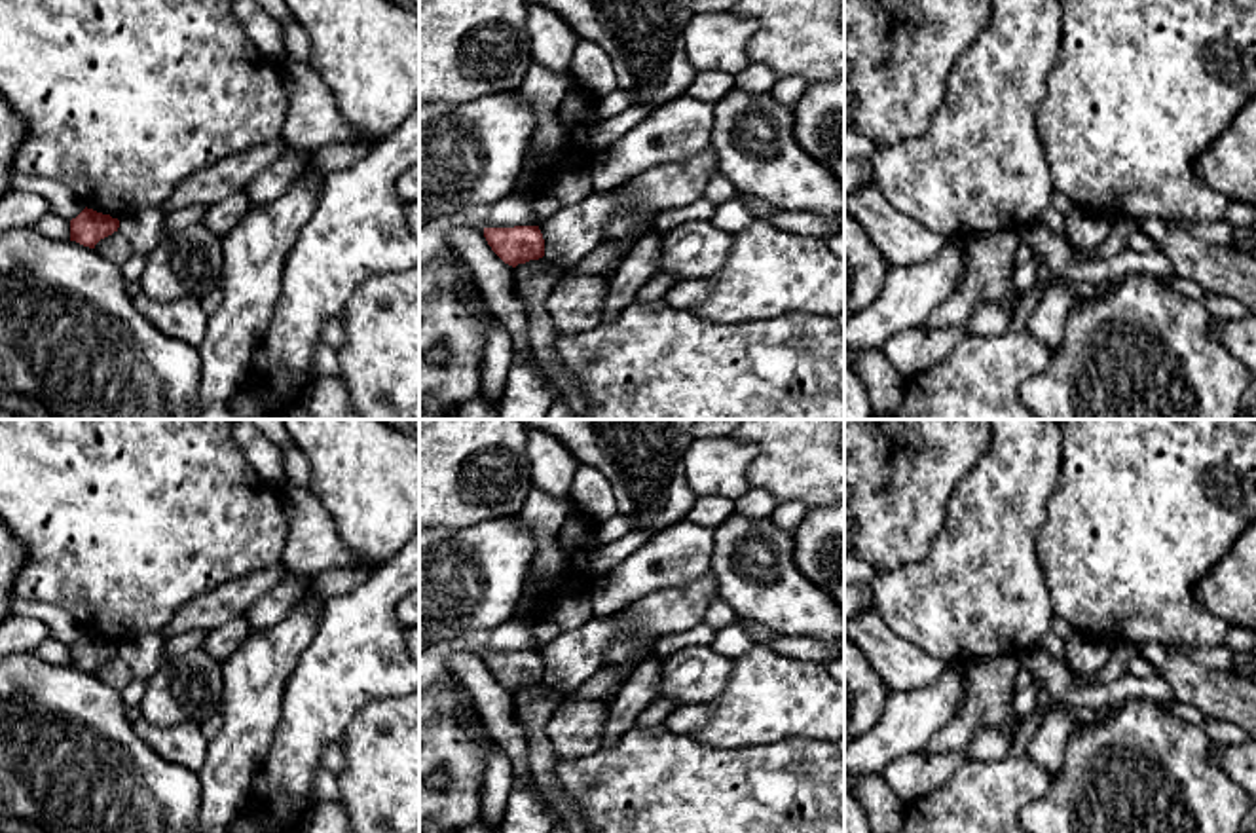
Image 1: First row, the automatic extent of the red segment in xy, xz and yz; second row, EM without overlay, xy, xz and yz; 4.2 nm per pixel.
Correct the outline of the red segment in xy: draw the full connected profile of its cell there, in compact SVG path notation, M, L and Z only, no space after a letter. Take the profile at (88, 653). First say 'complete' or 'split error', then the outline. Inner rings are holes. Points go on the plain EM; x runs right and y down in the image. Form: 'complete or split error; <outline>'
complete; M85 632L76 643L70 645L70 666L95 674L101 664L118 657L118 653L118 643Z

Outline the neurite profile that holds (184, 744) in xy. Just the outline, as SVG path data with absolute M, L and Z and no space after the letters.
M140 717L133 723L135 732L165 761L199 772L207 757L209 738L194 721L157 727Z

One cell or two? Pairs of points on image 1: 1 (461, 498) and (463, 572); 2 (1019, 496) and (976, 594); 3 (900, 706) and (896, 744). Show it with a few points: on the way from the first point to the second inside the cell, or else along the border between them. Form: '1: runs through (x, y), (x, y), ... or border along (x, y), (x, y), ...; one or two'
1: border along (505, 517), (465, 528), (439, 530); two
2: runs through (995, 520), (989, 530), (981, 570); one
3: runs through (900, 716), (900, 731), (896, 735); one

